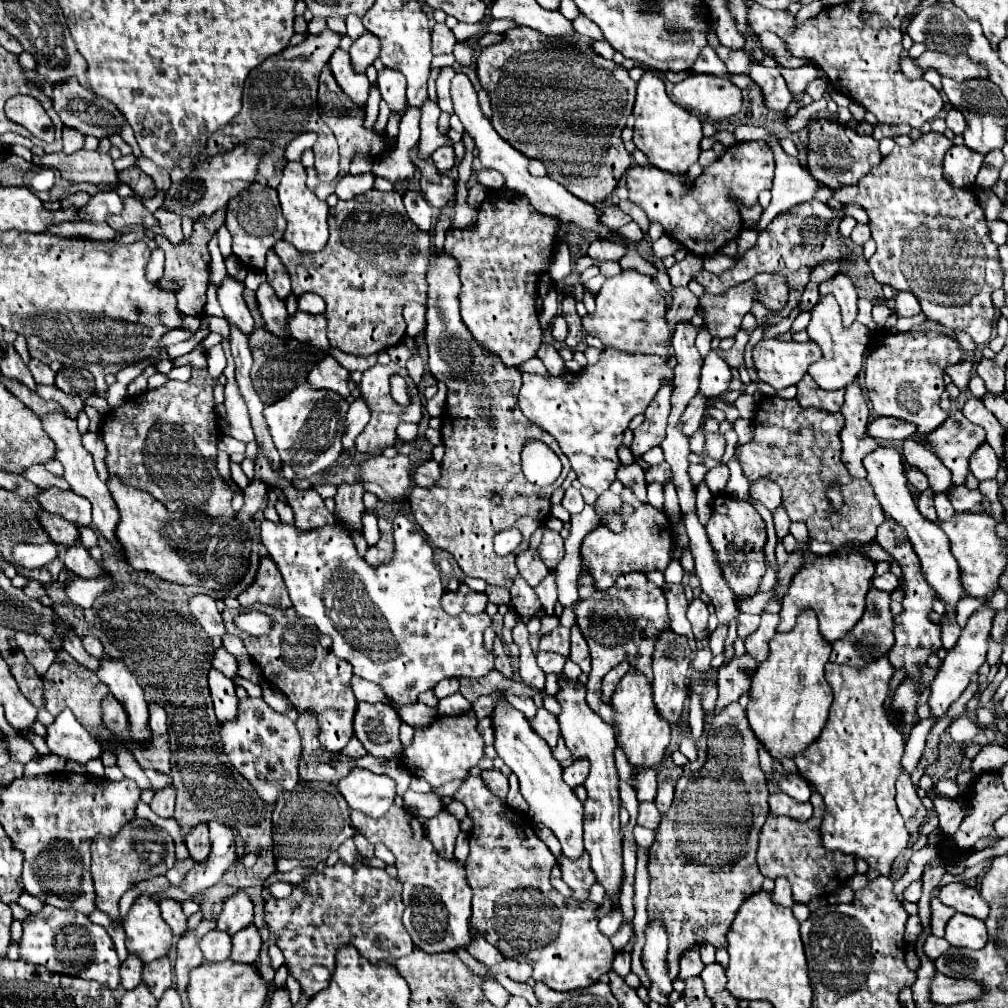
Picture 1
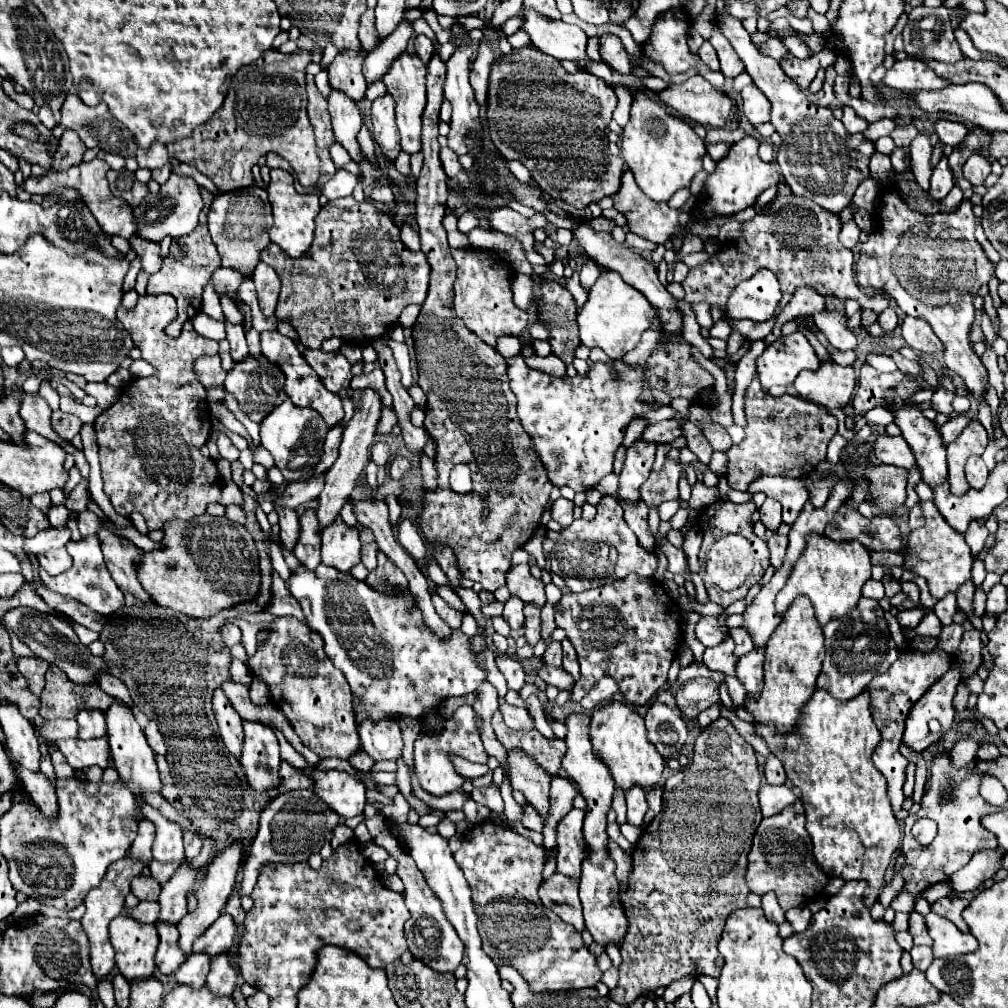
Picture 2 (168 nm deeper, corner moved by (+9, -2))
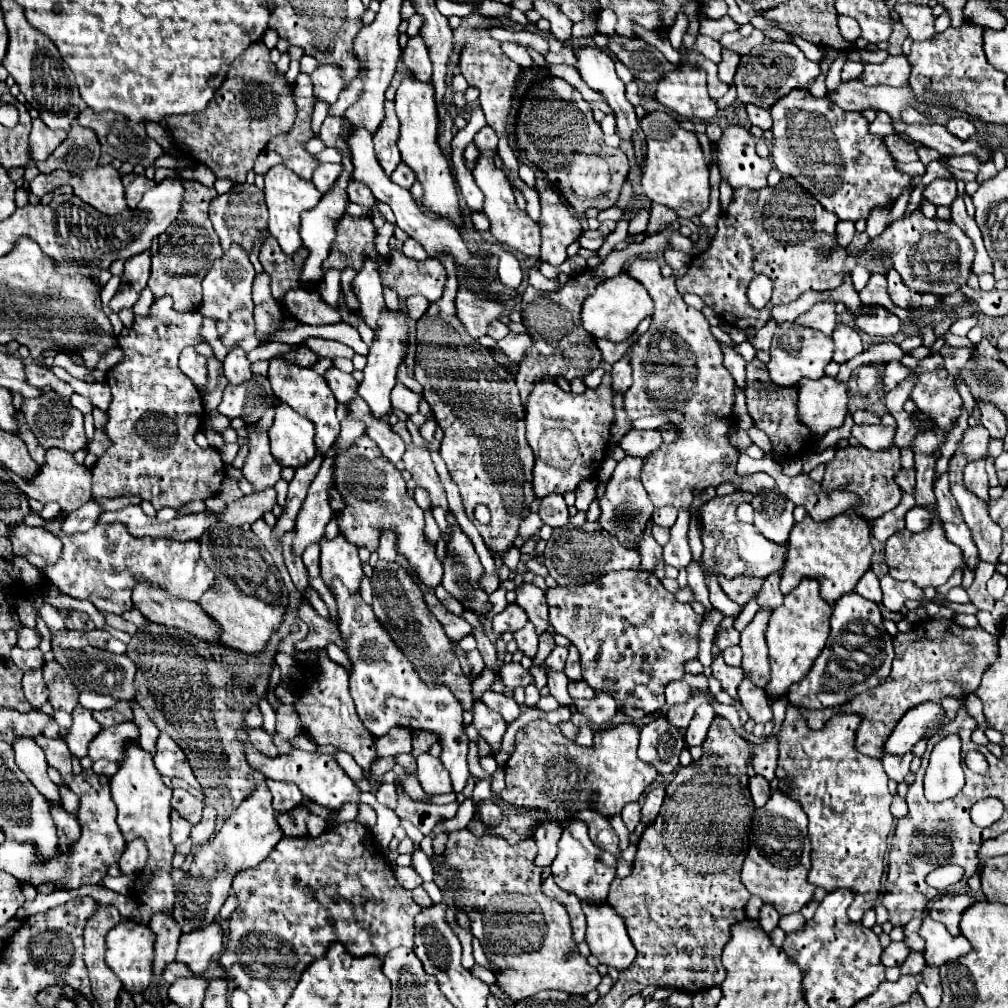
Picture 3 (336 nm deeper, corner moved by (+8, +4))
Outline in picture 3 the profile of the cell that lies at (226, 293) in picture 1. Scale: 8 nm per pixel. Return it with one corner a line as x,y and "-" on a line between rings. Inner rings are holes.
234,347
230,349
230,353
226,355
224,359
224,375
228,377
230,383
242,383
244,379
250,379
252,377
252,371
250,371
250,359
246,357
246,351
242,347

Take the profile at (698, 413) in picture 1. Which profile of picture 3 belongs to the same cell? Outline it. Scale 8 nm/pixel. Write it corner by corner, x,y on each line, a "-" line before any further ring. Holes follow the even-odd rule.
632,429
626,433
626,437
620,439
620,447
626,451
626,455
634,457
648,457
656,447
662,443
662,433
658,429
650,431
638,431

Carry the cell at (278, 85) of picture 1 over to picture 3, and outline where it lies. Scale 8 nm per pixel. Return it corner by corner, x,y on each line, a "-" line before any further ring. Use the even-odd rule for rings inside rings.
260,41
260,43
252,43
232,63
226,81
216,91
214,103
210,103
202,115
200,113
174,115
166,119
164,125
168,125
174,145
182,155
186,155
188,159
196,159
202,165
210,167
218,179
232,179
236,183
244,183
246,173
254,167
254,161
260,155
260,151
264,151
266,143
276,135
288,133
294,127
294,119
296,119
296,103
292,99
292,83
286,81
284,73
278,73
276,63
270,61
268,47

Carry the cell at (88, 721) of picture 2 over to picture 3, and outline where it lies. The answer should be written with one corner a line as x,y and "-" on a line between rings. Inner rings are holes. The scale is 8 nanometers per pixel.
78,705
72,713
74,717
74,725
70,727
68,735
64,737
66,743
68,743
68,749
74,757
84,757
88,755
88,743
90,739
94,739
98,735
98,731
102,729
102,725
94,719
94,711
90,709
84,709
82,705

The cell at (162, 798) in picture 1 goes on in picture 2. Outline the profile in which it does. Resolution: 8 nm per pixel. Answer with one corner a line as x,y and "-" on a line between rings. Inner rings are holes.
151,821
139,823
137,837
135,837
131,851
129,851
129,857
133,861
139,861
143,865
147,865
151,861
151,845
153,845
153,839
155,839
153,833
155,833
155,825

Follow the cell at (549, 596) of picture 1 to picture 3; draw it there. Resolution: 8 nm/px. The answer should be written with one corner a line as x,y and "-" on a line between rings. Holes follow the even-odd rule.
528,621
520,631
514,633
514,639
518,641
518,647
528,655
528,657
534,657
536,651
538,651
538,635
536,635
536,629
532,627
532,623

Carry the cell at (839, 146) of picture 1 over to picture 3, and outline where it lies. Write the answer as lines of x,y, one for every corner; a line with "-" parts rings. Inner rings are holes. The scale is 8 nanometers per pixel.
792,89
770,107
770,115
774,119
772,163
776,165
776,169
782,175
794,177
824,205
824,209
836,213
840,219
858,221
860,217
868,217
874,205
892,205
896,197
904,191
904,187
910,185
910,177
896,171
894,159
882,145
882,137
876,137
868,131
868,121
862,117
862,113
842,111
828,97
812,97
808,89

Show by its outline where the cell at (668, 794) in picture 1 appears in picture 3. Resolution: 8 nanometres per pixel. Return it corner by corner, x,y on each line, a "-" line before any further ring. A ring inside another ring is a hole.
656,785
656,787
646,795
646,801
644,801
644,805
642,805
642,823
644,823
644,825
650,825
650,823
658,817
662,799
664,799
664,785

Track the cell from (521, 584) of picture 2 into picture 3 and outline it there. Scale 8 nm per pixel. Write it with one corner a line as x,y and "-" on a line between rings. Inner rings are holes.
522,583
516,587
516,603
526,611
538,635
542,635
550,625
548,623
548,603
544,599
544,591
532,583

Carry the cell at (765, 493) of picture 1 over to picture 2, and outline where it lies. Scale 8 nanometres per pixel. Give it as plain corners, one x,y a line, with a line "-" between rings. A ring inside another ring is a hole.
767,497
765,503
759,507
759,515
761,515
761,521
763,525
769,529
769,531
777,531
779,525
783,523
781,521
781,503

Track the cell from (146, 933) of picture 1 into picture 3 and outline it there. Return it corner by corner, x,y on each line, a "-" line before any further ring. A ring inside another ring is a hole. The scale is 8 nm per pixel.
122,919
108,935
106,935
106,963
122,981
124,989
132,995
144,993
152,981
152,959
154,959
154,941
152,929
148,925
132,923
130,919

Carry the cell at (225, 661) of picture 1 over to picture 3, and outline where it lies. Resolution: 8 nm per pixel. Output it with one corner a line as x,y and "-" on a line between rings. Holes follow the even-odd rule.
258,705
250,707
250,709
244,713
244,721
246,721
246,727
260,727
260,725
262,725
262,713
260,713

